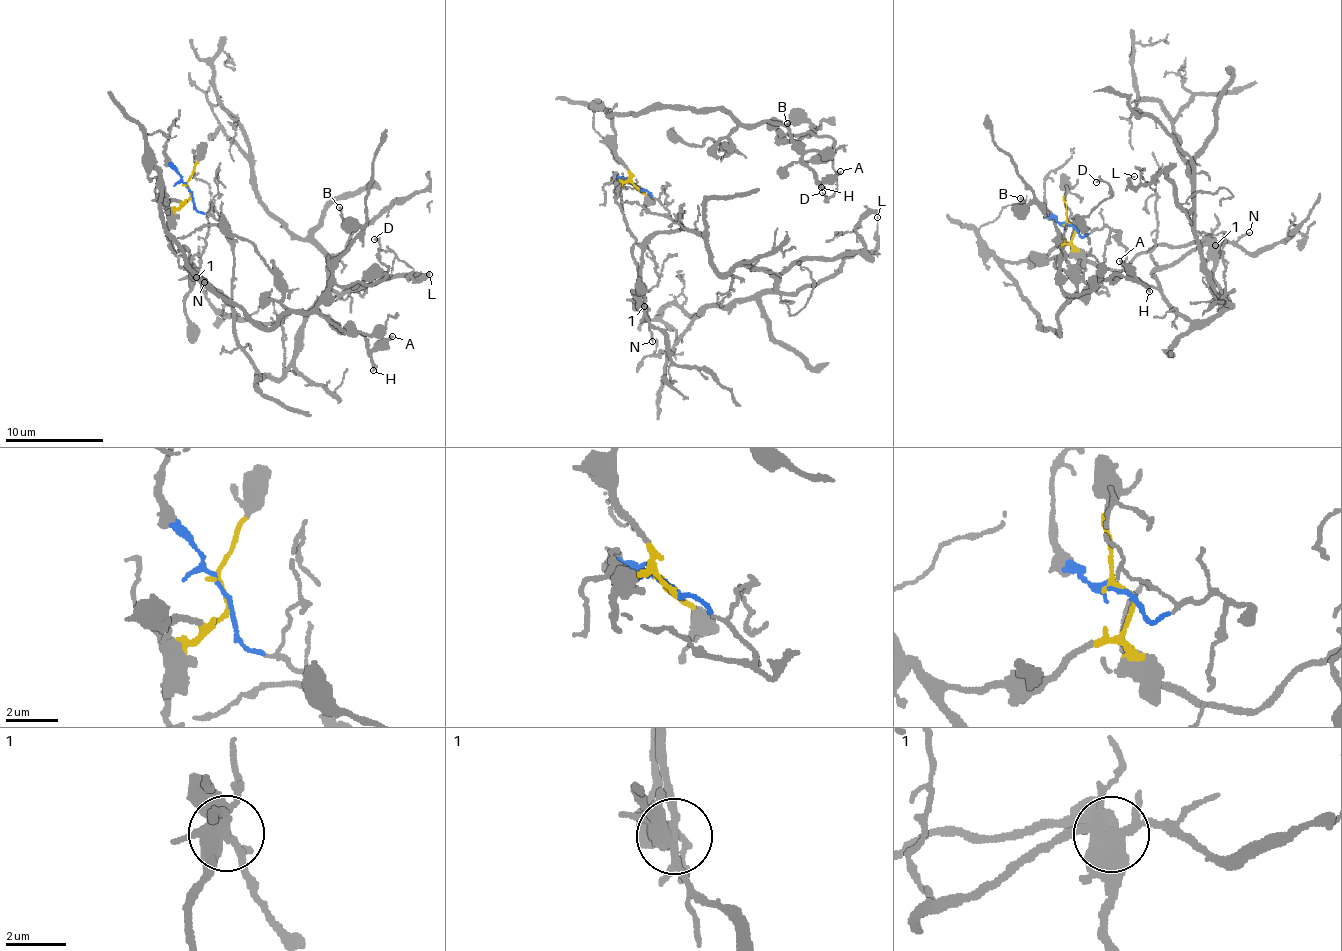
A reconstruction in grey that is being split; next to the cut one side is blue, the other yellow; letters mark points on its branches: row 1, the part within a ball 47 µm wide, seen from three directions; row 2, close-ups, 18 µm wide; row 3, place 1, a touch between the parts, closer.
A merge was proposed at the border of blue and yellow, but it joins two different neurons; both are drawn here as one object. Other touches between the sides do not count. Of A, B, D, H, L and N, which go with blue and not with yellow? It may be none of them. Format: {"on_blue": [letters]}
{"on_blue": ["L", "N"]}

